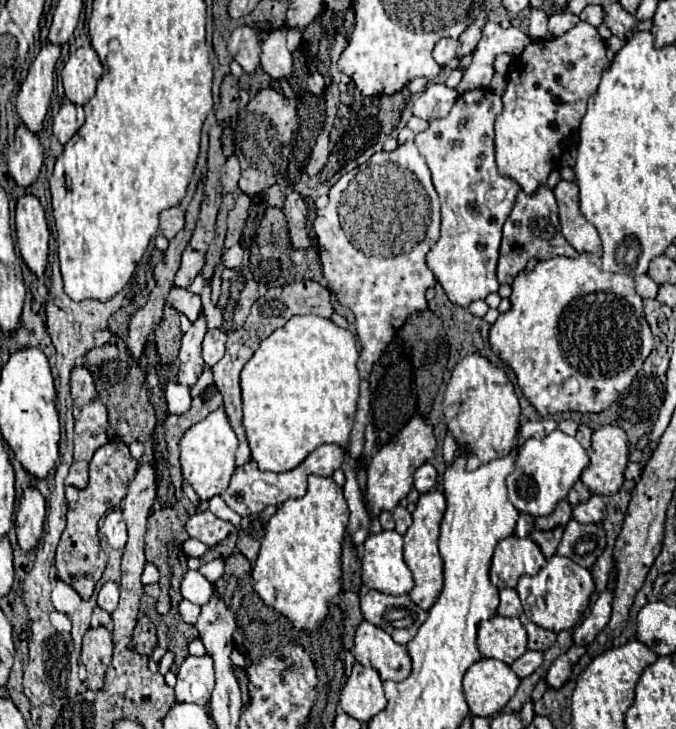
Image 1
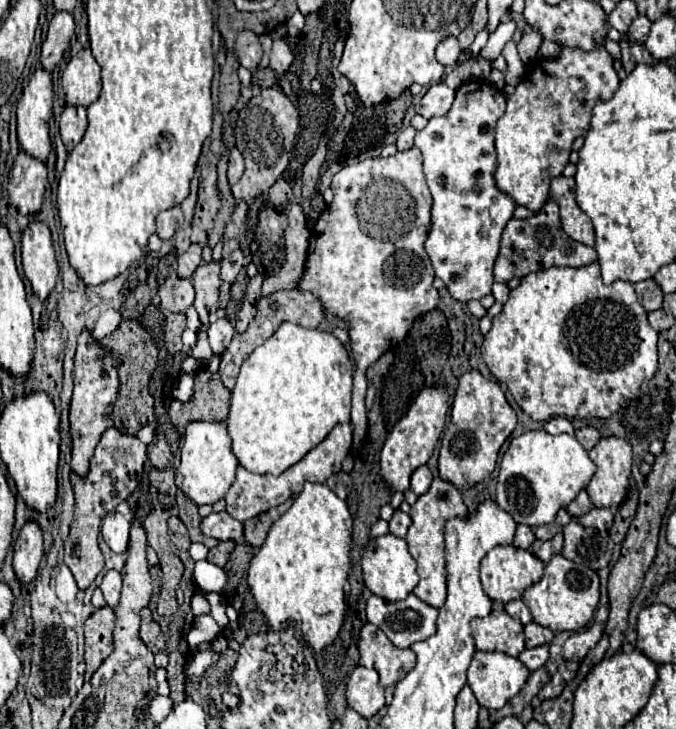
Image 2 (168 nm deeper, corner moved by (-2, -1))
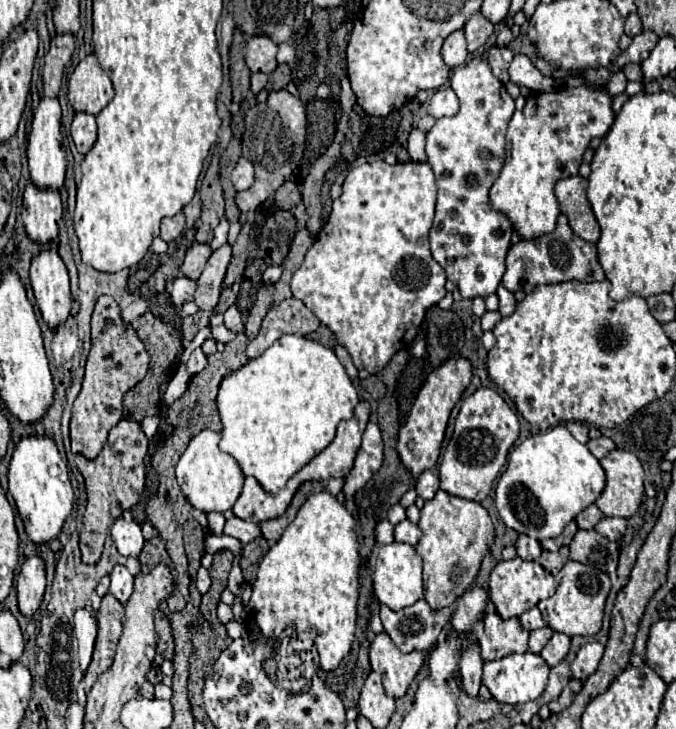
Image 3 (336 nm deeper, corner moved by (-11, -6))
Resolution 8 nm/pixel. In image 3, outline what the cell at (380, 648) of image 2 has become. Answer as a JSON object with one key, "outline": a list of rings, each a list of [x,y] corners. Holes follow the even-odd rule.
{"outline":[[[380,632],[370,646],[370,664],[372,670],[382,674],[386,694],[400,698],[406,694],[414,676],[422,668],[424,654],[418,650],[404,654],[386,632]]]}

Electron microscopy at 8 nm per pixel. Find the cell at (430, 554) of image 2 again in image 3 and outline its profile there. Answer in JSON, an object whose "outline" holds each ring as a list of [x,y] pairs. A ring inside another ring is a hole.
{"outline":[[[438,490],[436,498],[424,504],[418,526],[422,538],[416,544],[416,552],[424,560],[424,598],[432,610],[452,606],[470,588],[480,570],[480,562],[494,538],[492,520],[478,502]]]}

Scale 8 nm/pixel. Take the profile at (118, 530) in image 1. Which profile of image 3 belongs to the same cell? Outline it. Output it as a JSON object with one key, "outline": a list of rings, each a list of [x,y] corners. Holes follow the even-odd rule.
{"outline":[[[122,516],[112,526],[112,540],[122,556],[132,556],[132,558],[138,558],[138,554],[142,552],[142,546],[144,546],[144,536],[142,536],[140,524],[130,518],[126,520]]]}

